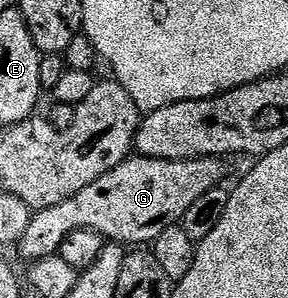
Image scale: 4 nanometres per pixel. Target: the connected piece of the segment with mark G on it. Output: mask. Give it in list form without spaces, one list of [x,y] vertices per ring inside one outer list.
[[[139,155],[129,156],[127,161],[114,167],[106,175],[102,175],[102,179],[94,179],[90,187],[82,187],[82,191],[78,191],[76,197],[68,197],[54,207],[35,210],[30,219],[30,227],[26,227],[26,235],[22,235],[18,252],[28,263],[55,257],[59,254],[63,240],[72,232],[80,230],[96,232],[109,242],[119,243],[125,247],[147,246],[155,241],[158,235],[162,235],[162,231],[183,222],[190,207],[206,192],[221,184],[220,180],[224,177],[224,164],[223,160],[215,157],[199,157],[193,161],[163,161]]]

